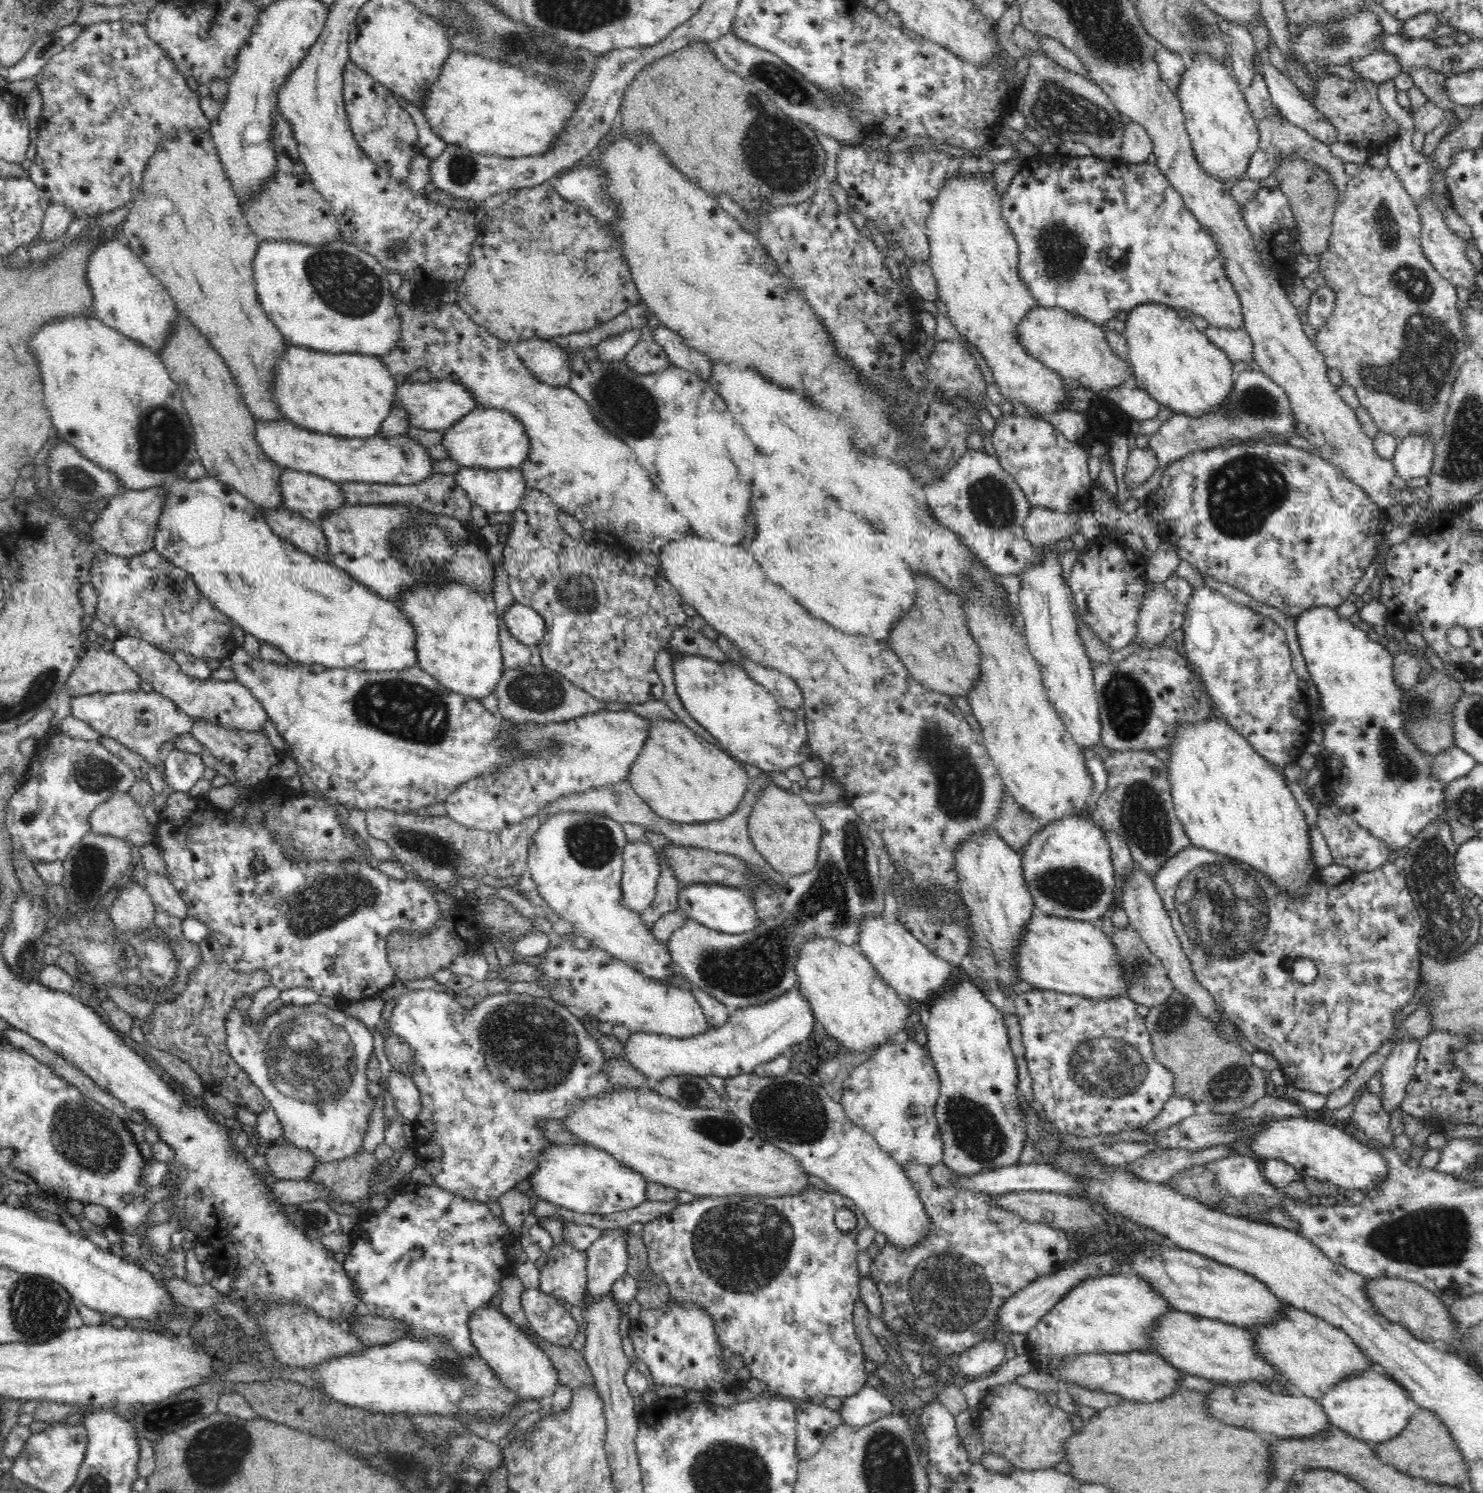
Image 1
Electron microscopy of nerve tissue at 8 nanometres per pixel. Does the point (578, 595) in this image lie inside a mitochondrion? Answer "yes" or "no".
yes

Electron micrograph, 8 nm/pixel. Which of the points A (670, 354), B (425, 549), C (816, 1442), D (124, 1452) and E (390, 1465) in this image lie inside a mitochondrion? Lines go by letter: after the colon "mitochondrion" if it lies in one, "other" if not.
A: other
B: mitochondrion
C: other
D: other
E: other

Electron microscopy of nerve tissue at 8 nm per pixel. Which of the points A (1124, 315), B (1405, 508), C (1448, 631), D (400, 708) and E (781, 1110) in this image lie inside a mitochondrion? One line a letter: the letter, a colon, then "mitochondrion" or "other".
A: other
B: other
C: other
D: mitochondrion
E: mitochondrion

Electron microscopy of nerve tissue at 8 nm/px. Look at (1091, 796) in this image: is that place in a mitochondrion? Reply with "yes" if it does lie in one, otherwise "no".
no

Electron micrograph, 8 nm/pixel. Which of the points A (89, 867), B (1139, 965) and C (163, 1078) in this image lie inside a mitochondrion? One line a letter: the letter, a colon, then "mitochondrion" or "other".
A: mitochondrion
B: mitochondrion
C: other

